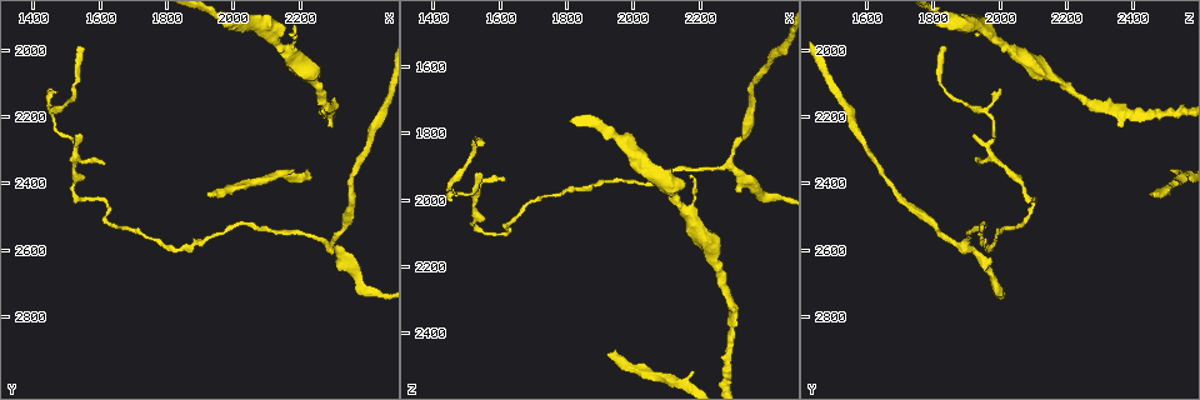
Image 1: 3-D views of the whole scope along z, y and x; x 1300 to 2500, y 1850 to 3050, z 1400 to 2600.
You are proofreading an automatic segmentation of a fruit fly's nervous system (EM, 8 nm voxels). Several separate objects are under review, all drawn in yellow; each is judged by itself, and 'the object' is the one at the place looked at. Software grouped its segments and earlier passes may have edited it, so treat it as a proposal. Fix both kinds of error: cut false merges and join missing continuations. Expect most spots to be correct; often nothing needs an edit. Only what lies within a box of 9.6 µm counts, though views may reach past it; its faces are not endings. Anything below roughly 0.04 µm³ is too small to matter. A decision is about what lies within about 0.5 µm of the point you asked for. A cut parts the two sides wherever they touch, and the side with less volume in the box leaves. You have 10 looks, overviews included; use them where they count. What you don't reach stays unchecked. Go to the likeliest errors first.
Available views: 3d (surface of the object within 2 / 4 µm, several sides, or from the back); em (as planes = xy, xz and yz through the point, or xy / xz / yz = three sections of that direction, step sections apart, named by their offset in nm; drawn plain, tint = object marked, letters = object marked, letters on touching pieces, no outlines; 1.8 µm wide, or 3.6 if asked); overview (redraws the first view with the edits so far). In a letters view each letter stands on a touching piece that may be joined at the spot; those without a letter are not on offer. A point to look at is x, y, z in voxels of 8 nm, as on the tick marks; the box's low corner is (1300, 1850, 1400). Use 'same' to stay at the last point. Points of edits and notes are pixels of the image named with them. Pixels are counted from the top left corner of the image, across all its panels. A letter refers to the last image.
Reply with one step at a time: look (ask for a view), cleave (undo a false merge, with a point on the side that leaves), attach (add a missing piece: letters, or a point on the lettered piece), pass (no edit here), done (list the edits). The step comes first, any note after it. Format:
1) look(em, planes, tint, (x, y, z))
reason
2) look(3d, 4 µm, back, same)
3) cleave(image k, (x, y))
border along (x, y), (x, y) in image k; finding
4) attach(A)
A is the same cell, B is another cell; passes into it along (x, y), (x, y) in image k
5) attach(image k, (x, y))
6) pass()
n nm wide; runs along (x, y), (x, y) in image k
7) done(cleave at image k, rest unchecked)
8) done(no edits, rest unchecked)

look(em, planes, tint, (1520, 2290, 1960))
sharp bend

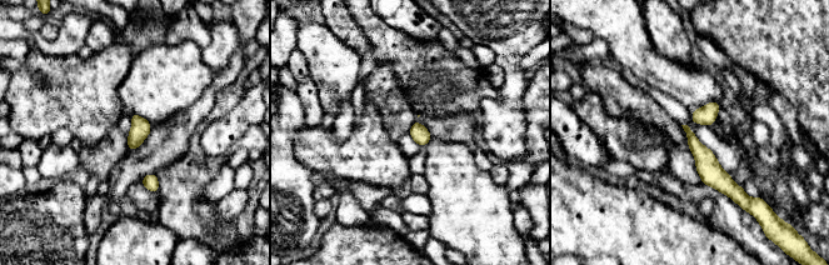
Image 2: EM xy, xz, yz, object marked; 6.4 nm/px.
look(em, planes, letters, same)
what lies round it

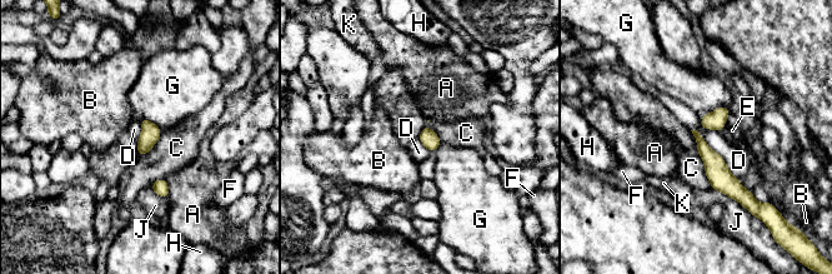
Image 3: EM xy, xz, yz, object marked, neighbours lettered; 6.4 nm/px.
pass()
A, B, C, D, E, F, G, H, J and K are other cells; border along (691, 129), (702, 136), (740, 180) in image 3; continuous, no second cell

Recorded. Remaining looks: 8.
look(3d, 2 µm, (2170, 1960, 1930))

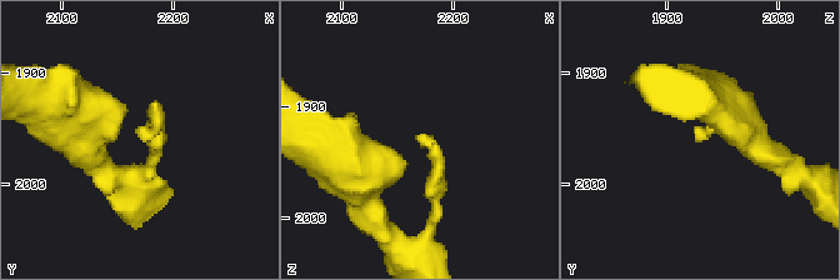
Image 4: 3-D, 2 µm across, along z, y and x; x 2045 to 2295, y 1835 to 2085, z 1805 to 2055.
look(em, planes, tint, (2172, 1960, 1924))

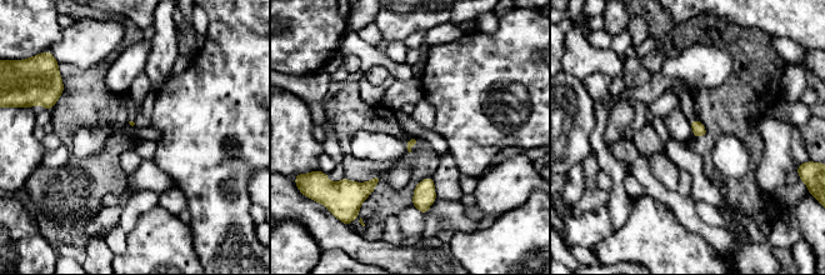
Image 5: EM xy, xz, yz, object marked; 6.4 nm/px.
look(em, planes, letters, same)

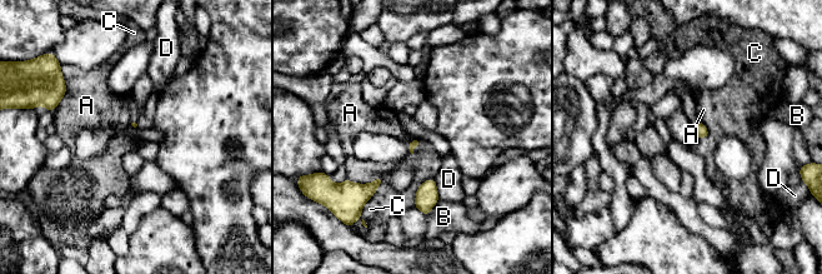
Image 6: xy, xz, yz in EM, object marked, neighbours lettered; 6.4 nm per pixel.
pass()
A, B, C and D are other cells; border along (65, 83), (65, 94), (54, 110) in image 6; no lettered piece goes on from it

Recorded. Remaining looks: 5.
look(3d, 2 µm, (2230, 2080, 2160))

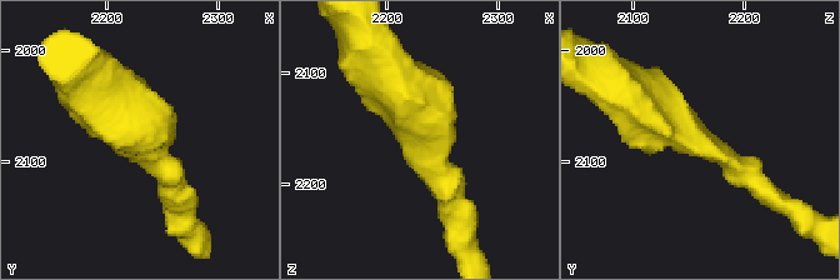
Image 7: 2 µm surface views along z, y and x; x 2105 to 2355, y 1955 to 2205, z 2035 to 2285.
look(em, planes, letters, (2238, 2080, 2166))
arms of 170, 380 nm; need the tissue

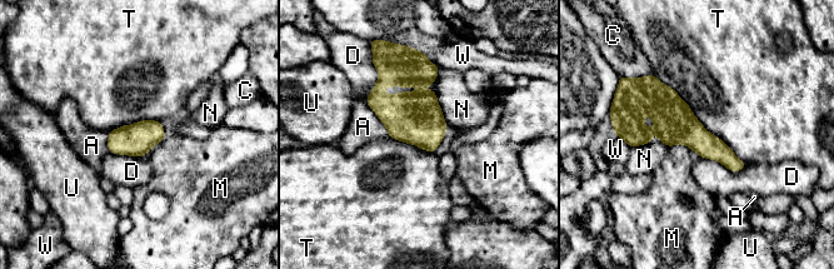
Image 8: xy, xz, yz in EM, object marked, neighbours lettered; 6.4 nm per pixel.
pass()
220 nm wide; A, C, D, M, N, T, U and W are other cells; border along (652, 74), (747, 164) in image 8; all the same cell

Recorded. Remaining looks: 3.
look(em, planes, letters, (1530, 1990, 1820))
tapers out

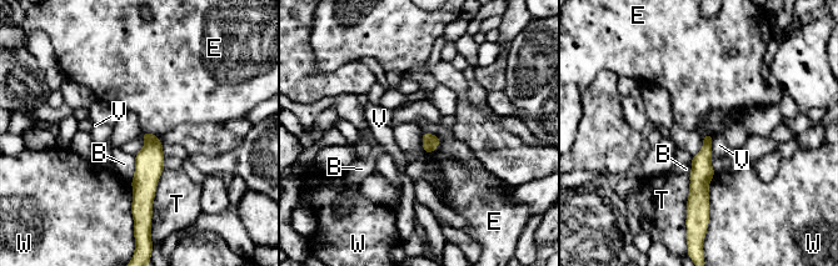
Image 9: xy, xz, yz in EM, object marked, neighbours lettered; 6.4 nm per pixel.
pass()
B, E, T, V and W are other cells; border along (423, 131), (439, 139), (430, 154) in image 9; no lettered piece goes on from it

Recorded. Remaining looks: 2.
done(no edits, rest unchecked)

